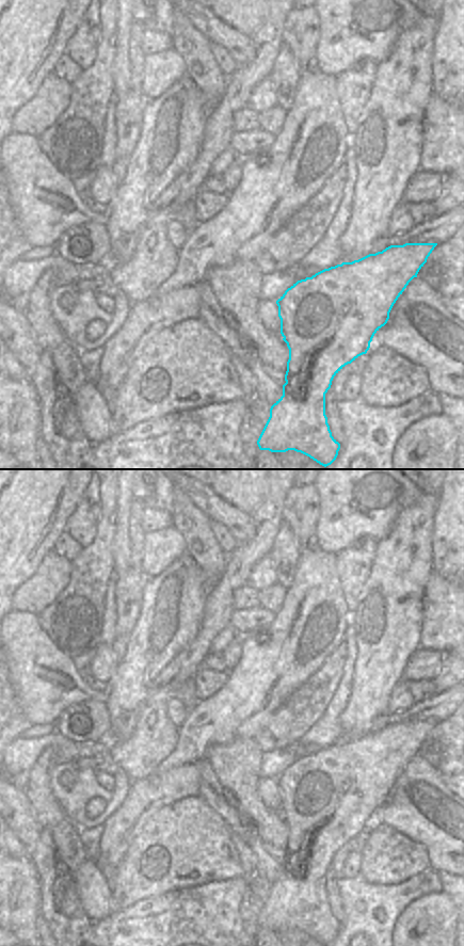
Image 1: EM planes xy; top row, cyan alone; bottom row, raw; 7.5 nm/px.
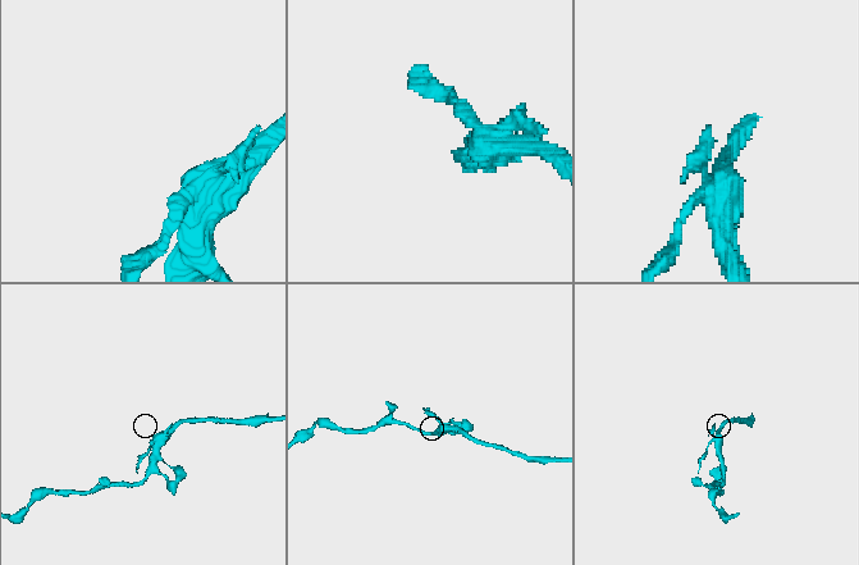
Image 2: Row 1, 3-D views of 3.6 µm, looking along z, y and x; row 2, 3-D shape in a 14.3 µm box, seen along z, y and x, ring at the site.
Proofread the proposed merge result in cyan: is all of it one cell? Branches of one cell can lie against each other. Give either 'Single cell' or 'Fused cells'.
Fused cells

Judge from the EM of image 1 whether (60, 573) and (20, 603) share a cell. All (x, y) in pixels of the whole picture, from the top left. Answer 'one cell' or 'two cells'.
one cell

